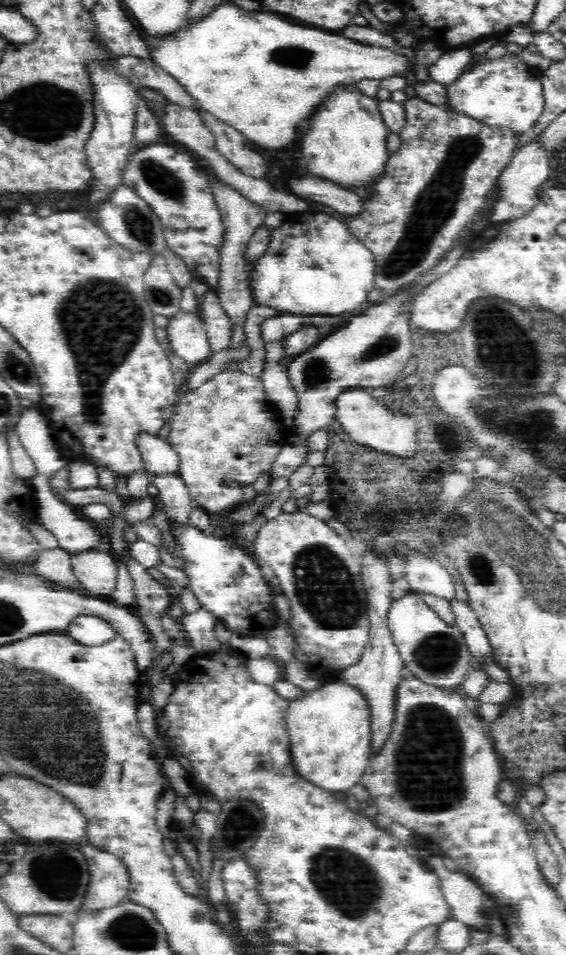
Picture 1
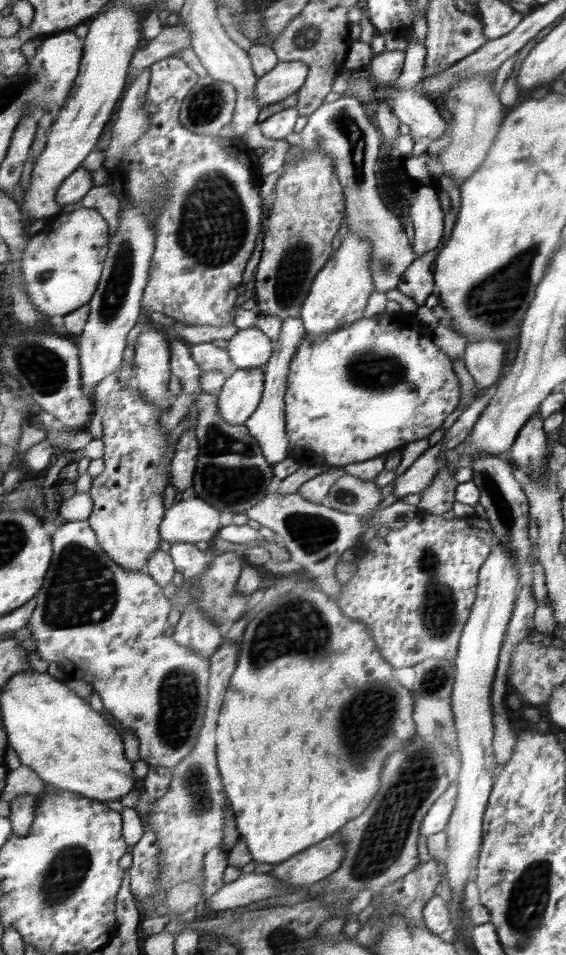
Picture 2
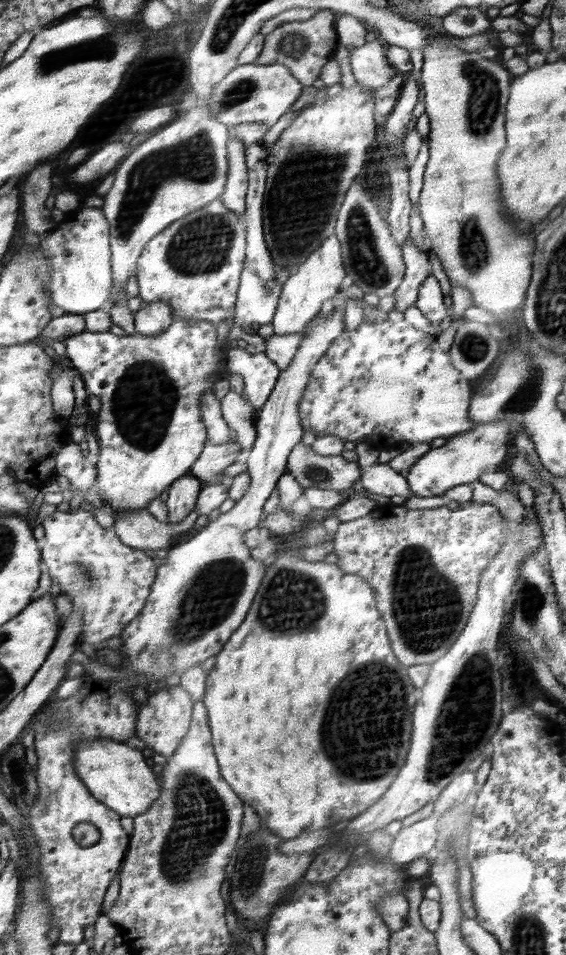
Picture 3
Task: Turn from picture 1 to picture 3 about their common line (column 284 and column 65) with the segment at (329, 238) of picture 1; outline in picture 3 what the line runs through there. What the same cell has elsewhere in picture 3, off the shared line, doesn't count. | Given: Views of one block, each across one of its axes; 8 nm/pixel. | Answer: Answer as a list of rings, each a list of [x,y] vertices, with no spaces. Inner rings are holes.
[[[103,207],[71,211],[47,239],[42,239],[41,248],[53,260],[53,302],[66,313],[85,315],[90,312],[100,317],[115,285],[113,231]]]

